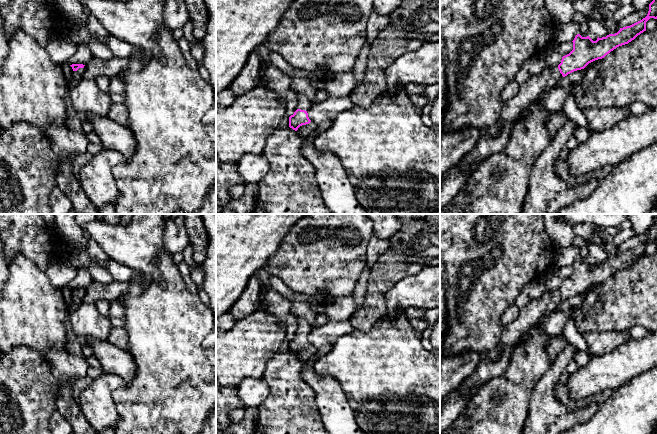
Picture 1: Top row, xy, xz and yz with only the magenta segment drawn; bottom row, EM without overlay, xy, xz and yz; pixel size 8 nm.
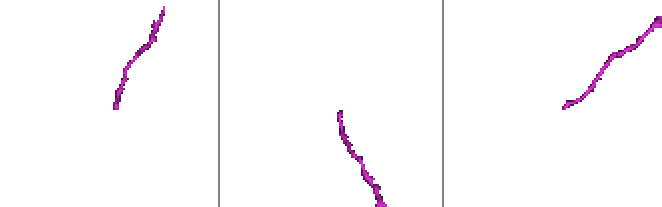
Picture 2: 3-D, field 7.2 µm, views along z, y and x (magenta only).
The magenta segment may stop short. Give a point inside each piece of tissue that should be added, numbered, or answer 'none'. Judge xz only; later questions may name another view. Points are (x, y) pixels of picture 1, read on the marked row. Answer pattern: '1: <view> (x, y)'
1: xz (303, 102)

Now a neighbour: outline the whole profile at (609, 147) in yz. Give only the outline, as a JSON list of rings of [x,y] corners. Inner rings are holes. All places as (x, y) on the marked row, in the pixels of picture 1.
[[[657,107],[640,115],[629,115],[612,128],[591,133],[590,137],[570,150],[566,162],[569,172],[576,177],[588,174],[605,166],[616,166],[642,147],[657,142]]]

